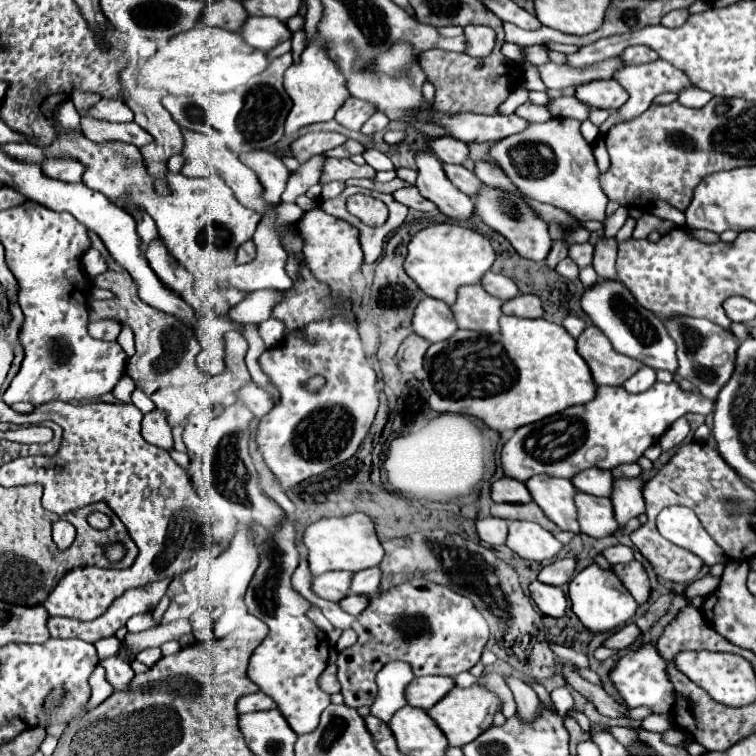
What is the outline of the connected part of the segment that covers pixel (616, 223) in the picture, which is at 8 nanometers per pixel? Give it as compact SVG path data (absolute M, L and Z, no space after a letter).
M624 206L619 207L611 216L604 220L604 229L606 237L614 237L617 231L623 226L628 218L628 209Z

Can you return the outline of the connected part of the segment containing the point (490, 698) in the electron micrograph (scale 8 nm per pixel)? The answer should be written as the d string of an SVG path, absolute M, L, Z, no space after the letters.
M456 686L436 706L432 706L428 710L428 714L432 714L432 718L436 718L438 726L444 730L450 746L466 746L468 742L476 740L482 732L486 732L492 726L494 714L500 708L502 708L502 700L492 690L488 690L484 686L472 686L472 688Z

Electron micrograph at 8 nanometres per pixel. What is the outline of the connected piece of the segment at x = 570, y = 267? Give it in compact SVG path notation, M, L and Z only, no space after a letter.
M568 256L558 262L556 272L558 272L560 276L564 276L564 278L570 278L570 280L576 280L576 278L578 278L578 266L576 266L576 262L574 262L572 258L568 258Z

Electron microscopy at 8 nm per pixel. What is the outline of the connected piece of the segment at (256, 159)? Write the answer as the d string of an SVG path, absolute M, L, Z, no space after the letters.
M250 150L246 152L244 162L258 174L262 186L264 186L264 198L268 198L268 202L278 204L280 196L286 188L288 182L288 168L282 164L282 160L274 154L270 154L268 150Z

